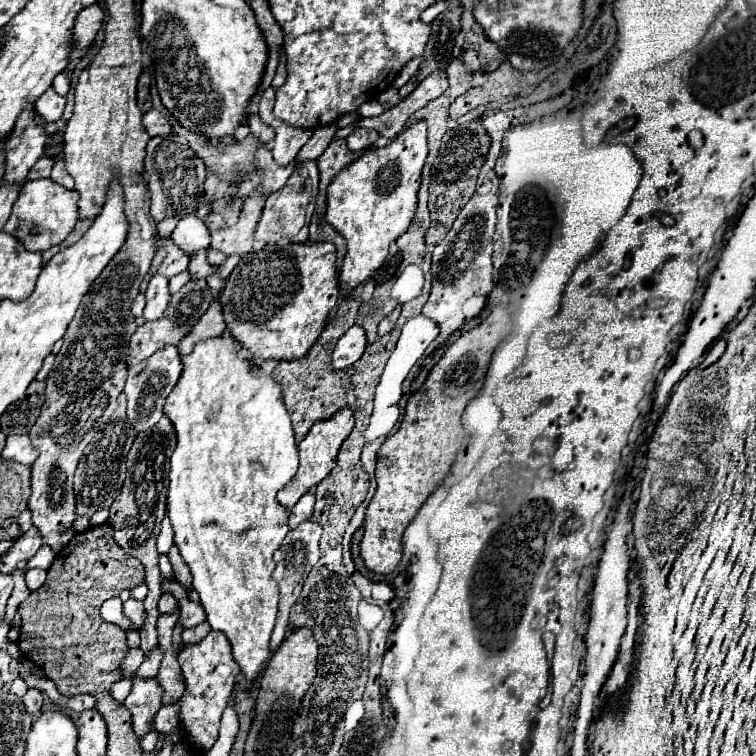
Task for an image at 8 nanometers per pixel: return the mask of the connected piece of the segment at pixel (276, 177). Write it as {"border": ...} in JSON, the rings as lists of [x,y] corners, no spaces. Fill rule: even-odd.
{"border":[[[262,146],[256,152],[256,166],[258,166],[258,174],[260,174],[260,188],[268,190],[268,192],[276,192],[282,184],[286,184],[286,180],[290,178],[290,174],[294,172],[294,168],[298,166],[296,160],[292,160],[286,166],[276,164],[276,160],[272,158],[272,152]]]}

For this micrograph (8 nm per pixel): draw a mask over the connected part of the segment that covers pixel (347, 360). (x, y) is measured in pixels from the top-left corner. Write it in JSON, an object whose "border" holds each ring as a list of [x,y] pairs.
{"border":[[[354,324],[352,328],[346,330],[346,334],[338,340],[334,354],[332,354],[332,366],[334,368],[348,368],[352,366],[356,360],[360,360],[360,356],[366,350],[366,332],[362,326]]]}

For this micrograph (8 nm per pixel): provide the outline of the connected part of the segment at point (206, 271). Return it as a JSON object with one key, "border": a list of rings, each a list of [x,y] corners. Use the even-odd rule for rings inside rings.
{"border":[[[200,250],[198,254],[194,254],[190,258],[190,266],[188,266],[188,272],[192,274],[192,278],[206,278],[214,272],[220,272],[220,268],[208,264],[208,258],[206,258],[206,252],[208,250]]]}

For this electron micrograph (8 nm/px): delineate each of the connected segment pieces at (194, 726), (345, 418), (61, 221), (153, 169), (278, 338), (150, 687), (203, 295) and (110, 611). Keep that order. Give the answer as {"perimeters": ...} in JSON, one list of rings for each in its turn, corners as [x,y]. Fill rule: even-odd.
{"perimeters":[[[[214,630],[202,642],[184,646],[178,652],[178,662],[186,678],[186,692],[180,698],[180,726],[184,730],[184,742],[186,746],[204,754],[218,740],[220,718],[234,690],[240,666],[232,658],[232,648],[228,644],[228,638],[222,632],[214,632]]],[[[342,408],[338,410],[334,416],[326,418],[326,420],[318,420],[310,432],[306,434],[306,438],[298,444],[298,450],[300,450],[300,468],[294,476],[294,480],[288,482],[288,486],[284,486],[278,494],[276,494],[276,500],[286,506],[286,508],[292,508],[302,494],[306,494],[308,490],[312,490],[320,480],[324,480],[330,470],[336,466],[336,456],[338,456],[338,450],[342,446],[342,442],[348,438],[348,434],[352,432],[354,428],[354,416],[350,412],[350,408]]],[[[50,178],[28,180],[12,206],[12,214],[4,226],[4,232],[14,236],[26,250],[44,252],[52,246],[58,246],[72,232],[78,220],[76,202],[78,202],[76,190],[66,190],[64,186],[52,182]]],[[[168,134],[152,138],[146,148],[146,172],[150,176],[148,188],[152,194],[150,214],[156,222],[170,214],[196,214],[198,206],[204,202],[206,166],[200,158],[196,158],[196,154],[190,150],[188,142],[182,136]]],[[[306,242],[306,244],[286,244],[286,246],[266,246],[260,252],[250,252],[248,256],[244,256],[238,266],[234,268],[234,272],[230,274],[230,278],[224,284],[220,302],[222,302],[222,310],[226,316],[226,324],[232,332],[232,336],[258,360],[298,360],[302,358],[312,344],[318,340],[318,336],[322,334],[326,320],[332,312],[332,308],[338,304],[338,296],[340,296],[340,288],[338,288],[338,268],[336,268],[336,246],[332,242]]],[[[134,678],[132,692],[124,700],[124,706],[132,714],[132,730],[142,740],[148,732],[154,730],[154,716],[162,706],[162,688],[158,678],[140,680]]],[[[190,280],[188,284],[182,286],[182,290],[178,290],[176,294],[170,296],[170,302],[168,302],[168,308],[164,312],[164,316],[160,320],[149,322],[147,321],[142,326],[136,328],[136,332],[132,334],[130,342],[128,342],[128,356],[126,356],[126,364],[132,366],[132,364],[138,364],[146,358],[150,358],[156,350],[164,348],[164,346],[176,346],[190,330],[192,326],[200,320],[200,316],[208,310],[212,302],[212,292],[206,284],[206,280]]],[[[120,598],[106,600],[106,602],[102,604],[102,612],[100,612],[100,614],[104,616],[104,620],[108,620],[108,622],[120,626],[124,632],[138,630],[138,628],[124,616],[124,612],[122,612],[122,600],[120,600]]]]}

